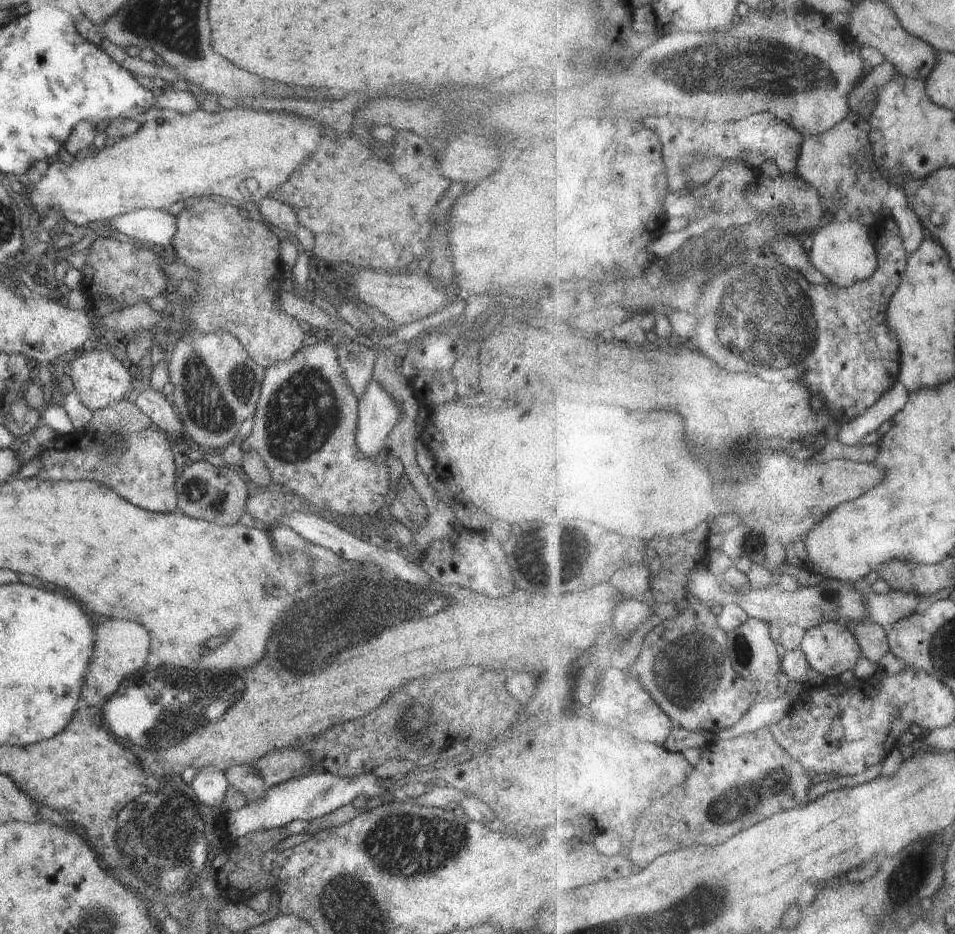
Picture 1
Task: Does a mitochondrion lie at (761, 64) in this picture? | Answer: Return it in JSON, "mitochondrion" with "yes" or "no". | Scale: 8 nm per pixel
{"mitochondrion":"yes"}

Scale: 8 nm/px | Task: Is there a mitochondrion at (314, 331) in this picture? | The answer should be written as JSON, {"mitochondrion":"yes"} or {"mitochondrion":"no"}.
{"mitochondrion":"no"}

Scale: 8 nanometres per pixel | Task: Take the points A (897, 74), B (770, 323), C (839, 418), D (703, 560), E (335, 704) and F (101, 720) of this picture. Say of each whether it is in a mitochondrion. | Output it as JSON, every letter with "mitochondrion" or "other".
{"A":"other","B":"mitochondrion","C":"other","D":"other","E":"other","F":"other"}

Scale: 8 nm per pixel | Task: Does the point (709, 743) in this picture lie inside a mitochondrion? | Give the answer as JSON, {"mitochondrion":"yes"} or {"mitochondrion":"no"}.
{"mitochondrion":"no"}

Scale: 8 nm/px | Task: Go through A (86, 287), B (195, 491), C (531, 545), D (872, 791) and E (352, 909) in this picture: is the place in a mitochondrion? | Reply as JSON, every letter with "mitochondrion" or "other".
{"A":"other","B":"mitochondrion","C":"mitochondrion","D":"other","E":"mitochondrion"}

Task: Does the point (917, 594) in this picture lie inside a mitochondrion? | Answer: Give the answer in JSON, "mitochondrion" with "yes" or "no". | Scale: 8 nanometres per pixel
{"mitochondrion":"no"}

